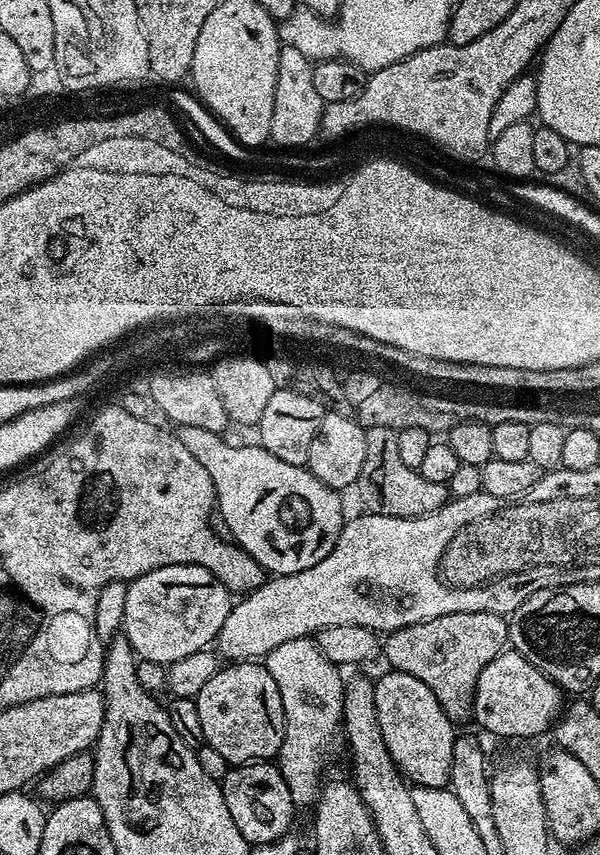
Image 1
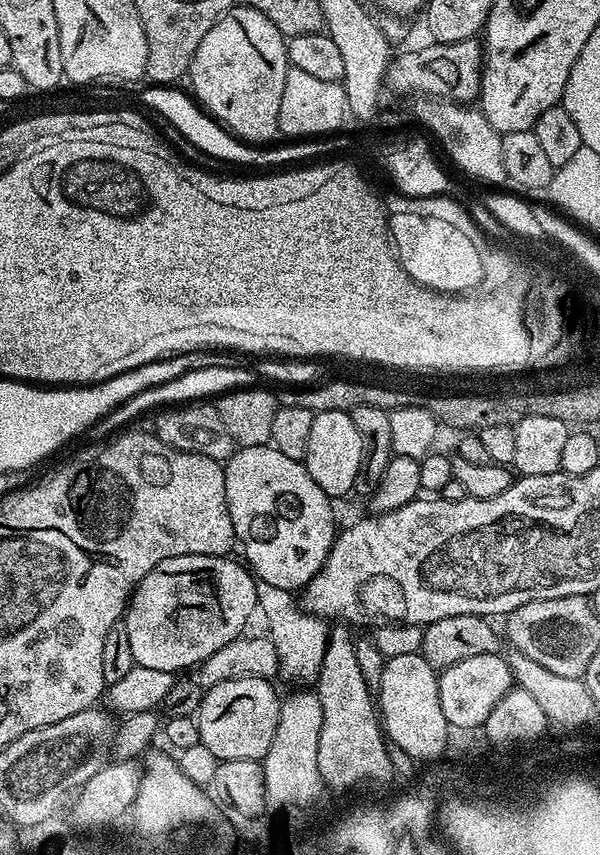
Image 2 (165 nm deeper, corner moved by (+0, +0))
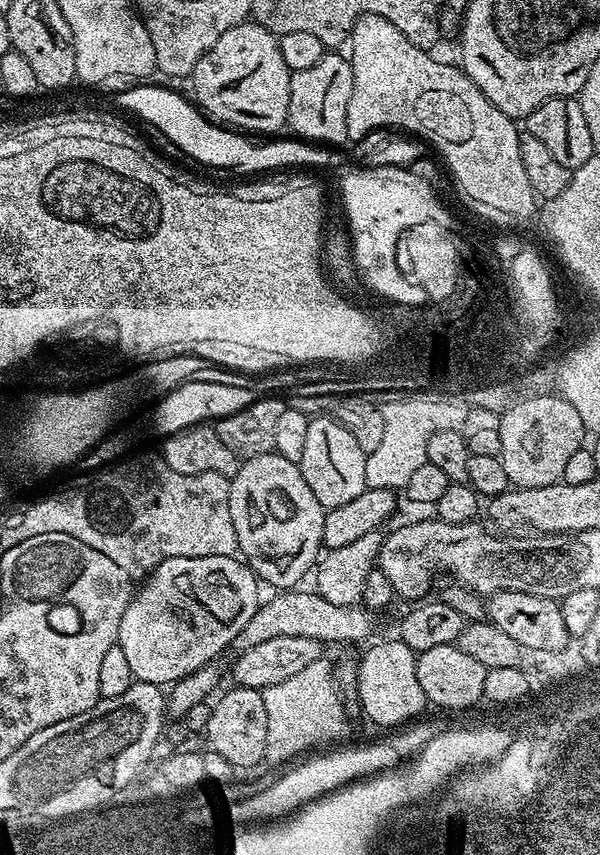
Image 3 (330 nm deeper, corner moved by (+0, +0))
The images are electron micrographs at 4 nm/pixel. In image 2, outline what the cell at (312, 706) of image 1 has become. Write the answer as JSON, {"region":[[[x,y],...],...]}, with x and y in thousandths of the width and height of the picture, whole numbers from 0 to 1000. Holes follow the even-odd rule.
{"region":[[[425,677],[427,708],[432,717],[450,729],[447,744],[463,761],[465,789],[487,798],[518,799],[535,784],[550,732],[538,722],[525,720],[502,710],[493,711],[488,697],[492,696],[485,689],[453,685],[447,681]]]}

